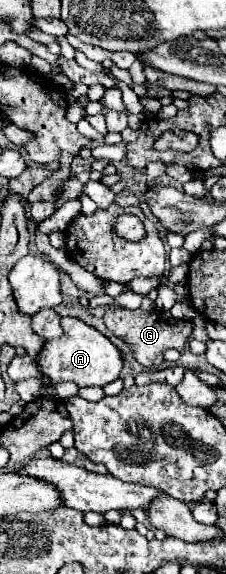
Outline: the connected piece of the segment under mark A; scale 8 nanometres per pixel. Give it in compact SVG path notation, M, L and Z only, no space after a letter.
M62 317L62 325L64 325L64 337L56 341L46 341L42 353L38 353L36 357L40 373L48 377L50 383L72 381L78 387L90 387L90 385L104 387L114 379L118 379L118 373L124 363L122 355L100 331L74 317Z

